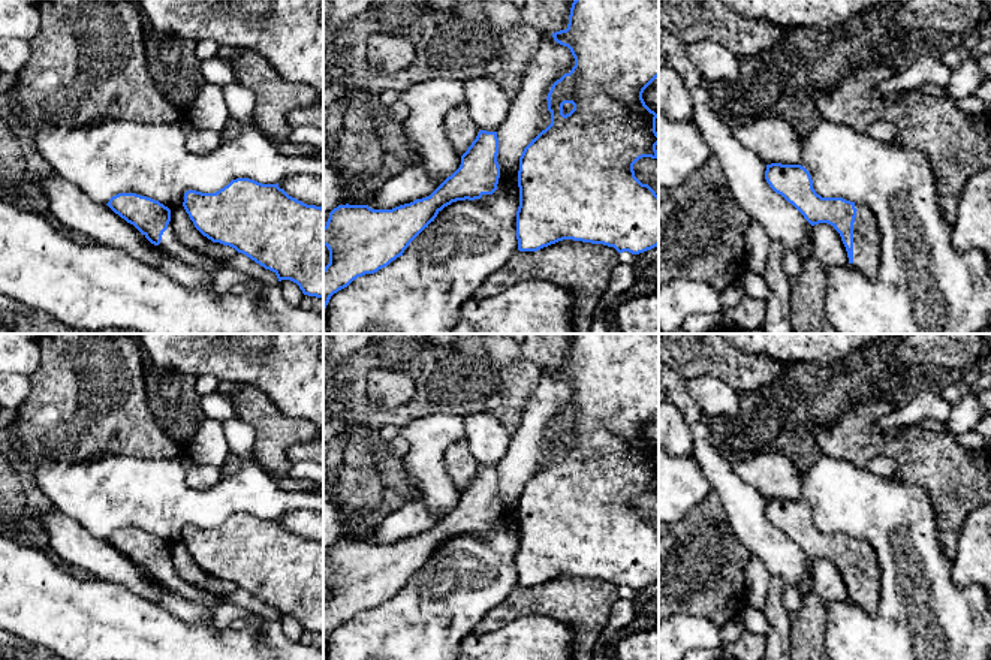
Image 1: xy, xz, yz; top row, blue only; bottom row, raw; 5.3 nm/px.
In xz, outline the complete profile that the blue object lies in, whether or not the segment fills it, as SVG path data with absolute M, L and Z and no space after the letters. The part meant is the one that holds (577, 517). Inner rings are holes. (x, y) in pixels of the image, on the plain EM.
M575 334L570 343L567 364L552 368L552 373L557 379L570 385L575 401L569 409L564 409L552 419L546 433L551 459L531 474L519 492L519 542L516 546L518 585L537 587L563 575L603 579L614 582L618 588L629 587L639 590L651 585L659 581L659 531L648 519L642 519L635 512L633 500L642 492L659 495L656 485L659 479L659 468L656 467L657 449L651 446L642 434L644 425L659 412L659 334Z

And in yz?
M766 500L765 515L769 522L792 539L811 560L828 558L841 572L849 599L853 599L867 614L874 615L880 605L880 566L876 552L861 539L843 533L822 533L813 524L810 507L801 500Z

